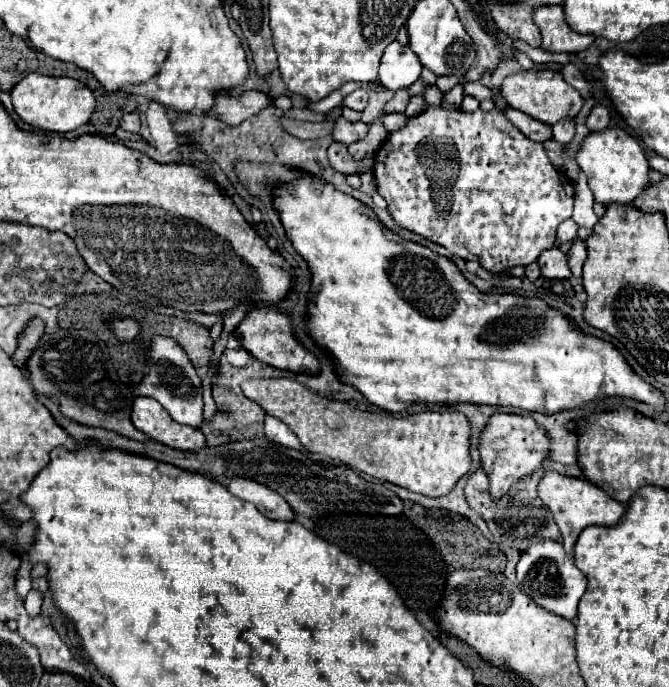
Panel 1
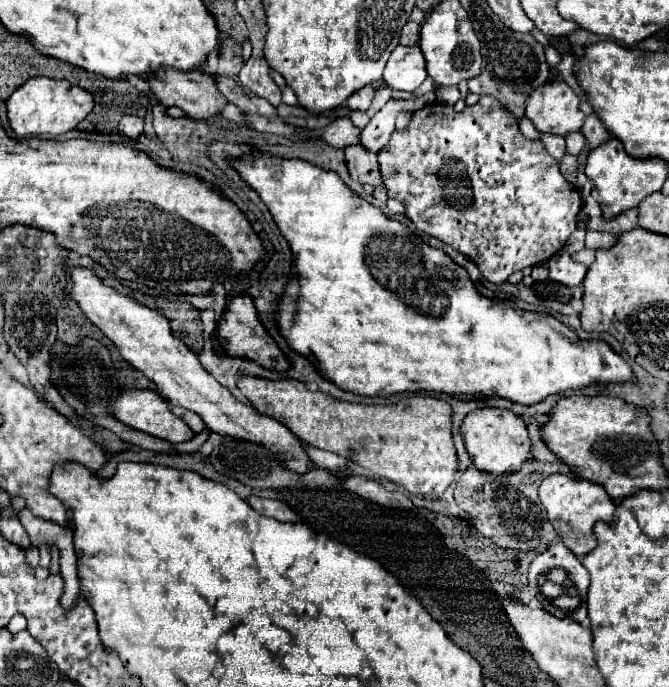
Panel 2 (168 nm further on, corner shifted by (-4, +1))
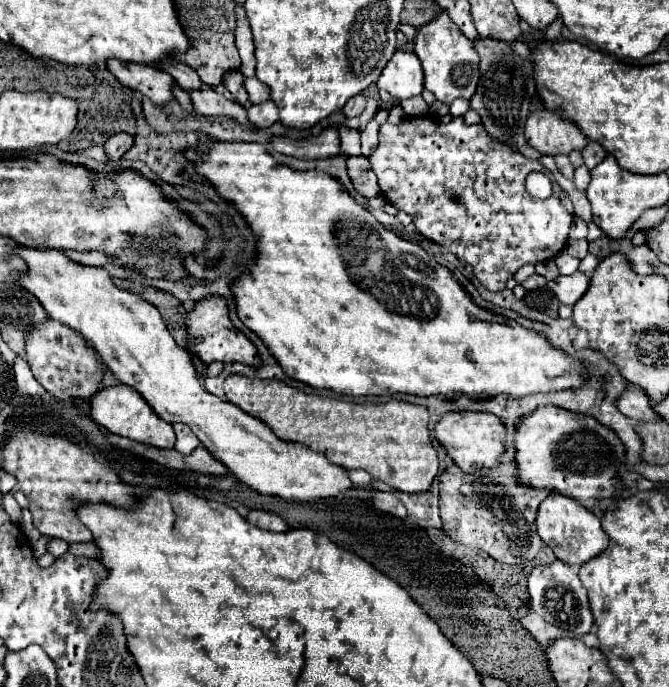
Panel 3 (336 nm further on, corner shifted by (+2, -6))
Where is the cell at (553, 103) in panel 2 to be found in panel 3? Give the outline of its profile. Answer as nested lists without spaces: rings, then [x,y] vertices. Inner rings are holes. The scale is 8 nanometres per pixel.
[[[537,110],[527,118],[525,138],[531,148],[549,156],[569,154],[587,146],[587,138],[573,122],[549,110]]]

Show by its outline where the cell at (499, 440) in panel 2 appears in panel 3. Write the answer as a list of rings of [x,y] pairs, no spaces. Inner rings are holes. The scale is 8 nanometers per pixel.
[[[449,412],[435,424],[435,440],[461,470],[479,470],[497,466],[497,458],[505,452],[505,426],[489,412]]]

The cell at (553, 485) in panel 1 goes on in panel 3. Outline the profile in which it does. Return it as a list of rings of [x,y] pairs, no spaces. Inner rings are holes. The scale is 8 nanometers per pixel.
[[[555,492],[541,502],[535,526],[539,538],[555,552],[555,556],[573,568],[579,568],[593,556],[601,554],[609,542],[607,534],[601,528],[601,520],[593,512],[585,510],[579,502],[573,502],[573,498],[565,498]]]

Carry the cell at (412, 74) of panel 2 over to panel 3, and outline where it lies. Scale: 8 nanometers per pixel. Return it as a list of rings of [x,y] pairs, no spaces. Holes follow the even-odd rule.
[[[397,50],[383,68],[377,82],[379,88],[387,90],[393,98],[413,98],[423,92],[423,70],[419,58],[411,50]]]

